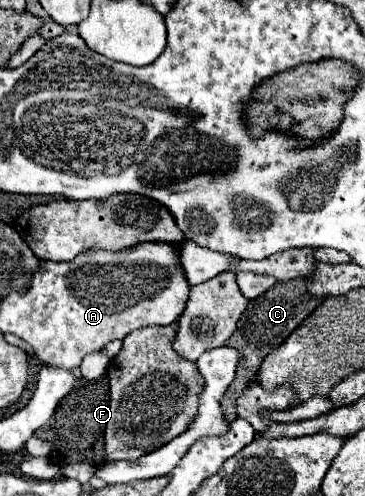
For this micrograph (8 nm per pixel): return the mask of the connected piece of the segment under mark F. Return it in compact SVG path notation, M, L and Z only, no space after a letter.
M177 322L131 332L107 368L111 388L105 384L105 376L95 382L81 378L75 384L73 392L57 406L53 420L43 426L41 438L55 448L49 458L57 466L63 468L75 462L99 466L107 460L135 460L161 448L191 426L205 380L195 362L185 360L173 350L175 336Z

